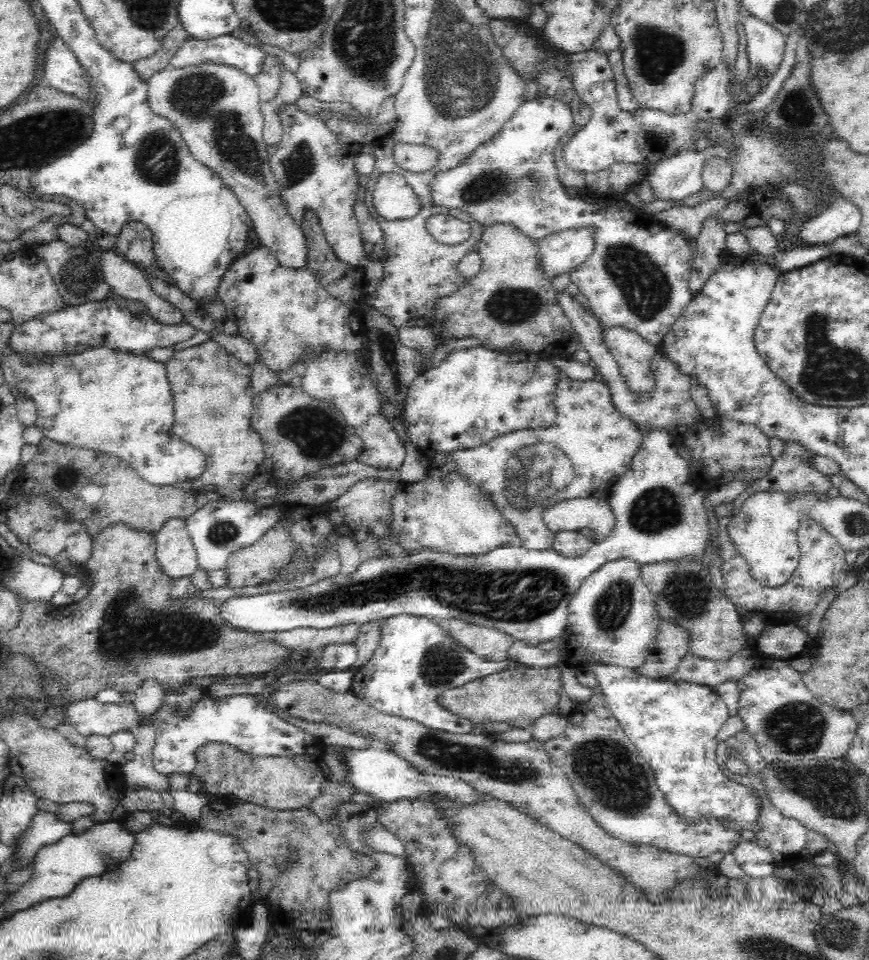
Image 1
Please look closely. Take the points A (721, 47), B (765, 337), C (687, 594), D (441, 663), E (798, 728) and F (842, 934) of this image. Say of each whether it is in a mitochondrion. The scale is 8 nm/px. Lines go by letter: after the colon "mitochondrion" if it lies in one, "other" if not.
A: other
B: other
C: mitochondrion
D: mitochondrion
E: mitochondrion
F: mitochondrion

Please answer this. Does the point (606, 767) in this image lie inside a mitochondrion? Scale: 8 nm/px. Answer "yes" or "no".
yes

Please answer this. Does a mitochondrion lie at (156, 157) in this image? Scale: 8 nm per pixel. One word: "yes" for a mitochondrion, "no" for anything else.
yes

